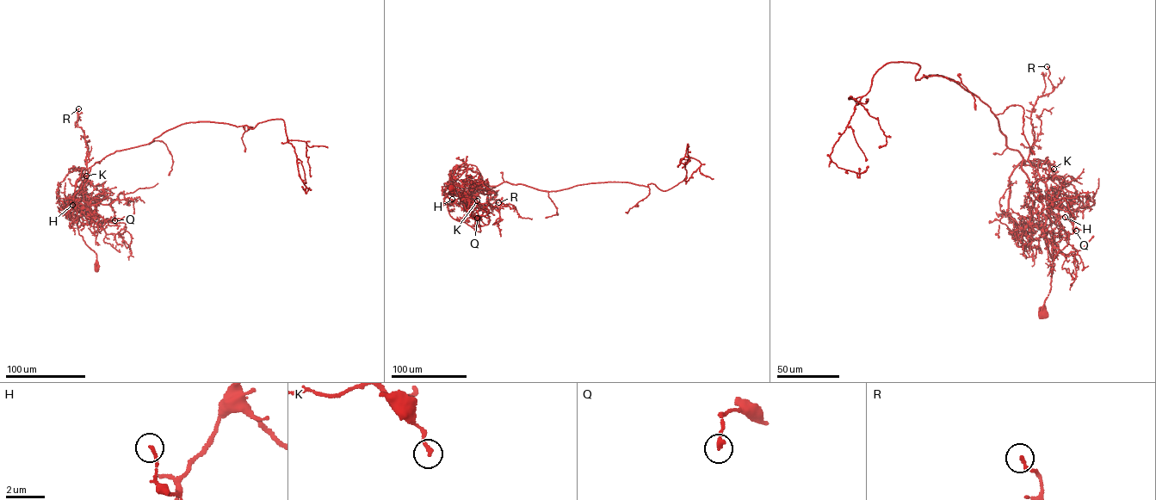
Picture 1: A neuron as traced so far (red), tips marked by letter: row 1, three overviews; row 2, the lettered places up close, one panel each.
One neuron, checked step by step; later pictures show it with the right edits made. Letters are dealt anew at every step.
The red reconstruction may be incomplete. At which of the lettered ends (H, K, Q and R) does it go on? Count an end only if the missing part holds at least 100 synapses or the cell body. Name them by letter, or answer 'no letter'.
no letter

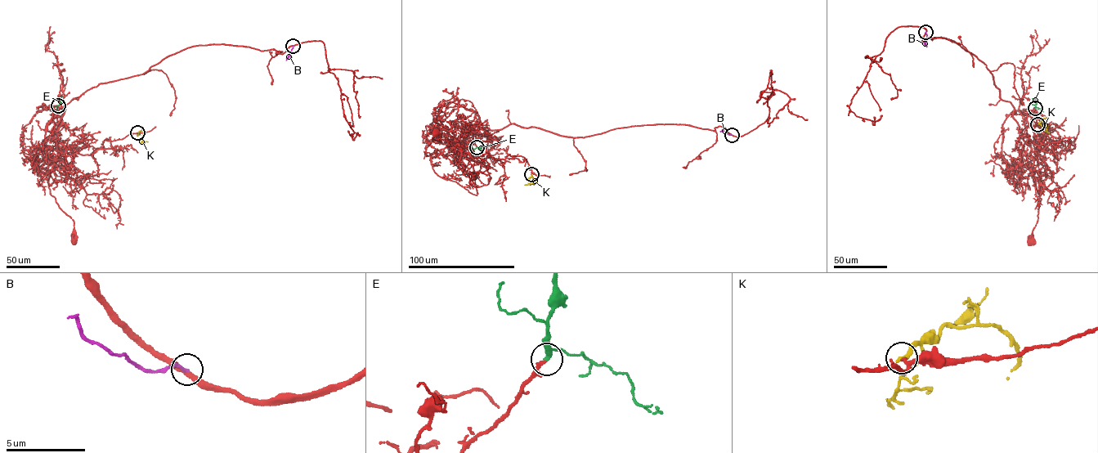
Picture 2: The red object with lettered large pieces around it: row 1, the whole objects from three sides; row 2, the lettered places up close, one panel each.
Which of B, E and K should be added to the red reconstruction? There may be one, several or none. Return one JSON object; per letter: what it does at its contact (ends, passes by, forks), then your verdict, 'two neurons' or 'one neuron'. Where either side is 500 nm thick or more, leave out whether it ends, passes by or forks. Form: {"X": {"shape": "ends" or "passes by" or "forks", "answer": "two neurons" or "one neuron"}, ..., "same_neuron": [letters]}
{"B": {"shape": "ends", "answer": "two neurons"}, "E": {"shape": "passes by", "answer": "one neuron"}, "K": {"shape": "ends", "answer": "two neurons"}, "same_neuron": ["E"]}

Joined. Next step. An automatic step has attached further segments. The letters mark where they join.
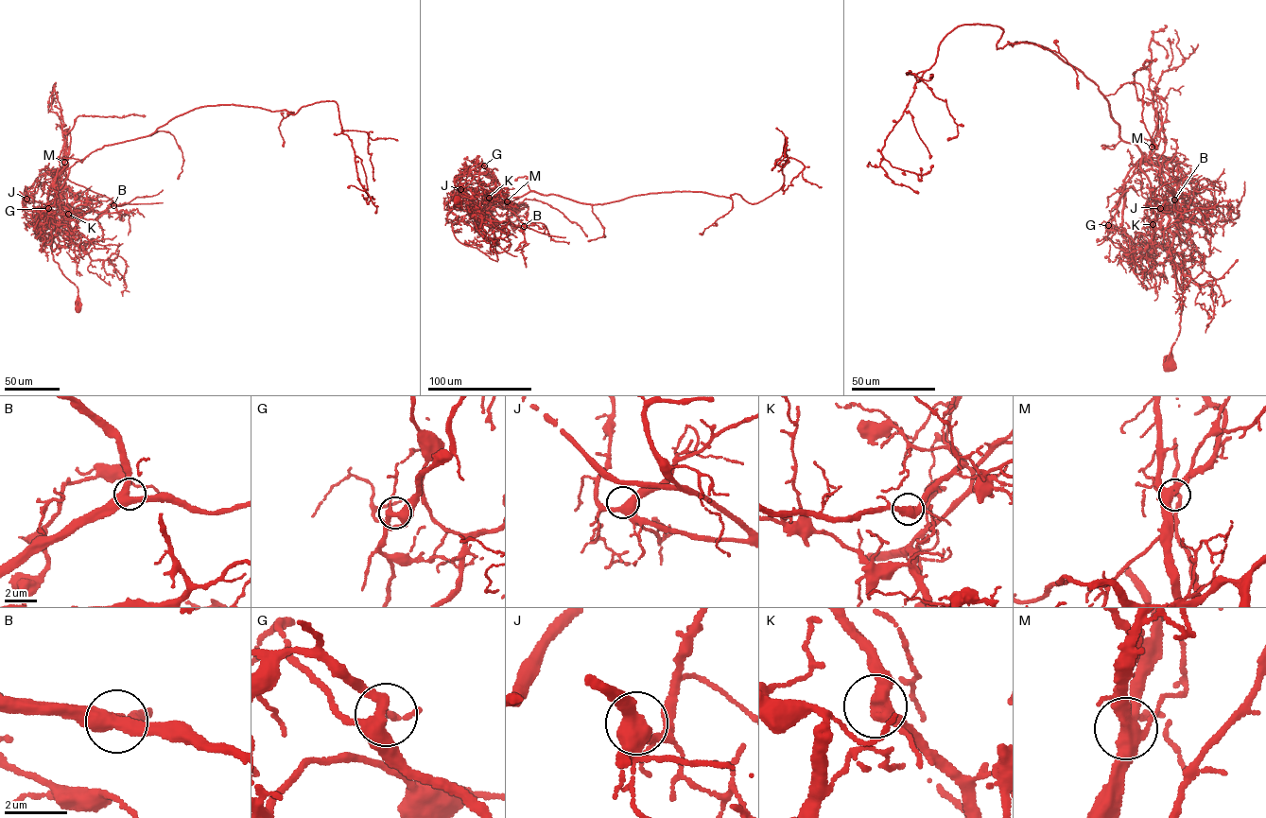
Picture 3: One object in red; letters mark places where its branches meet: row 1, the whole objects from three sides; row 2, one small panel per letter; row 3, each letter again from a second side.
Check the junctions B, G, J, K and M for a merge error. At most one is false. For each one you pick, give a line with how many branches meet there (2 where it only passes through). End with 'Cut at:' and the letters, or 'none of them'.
M: Branches: 4
Cut at: M

